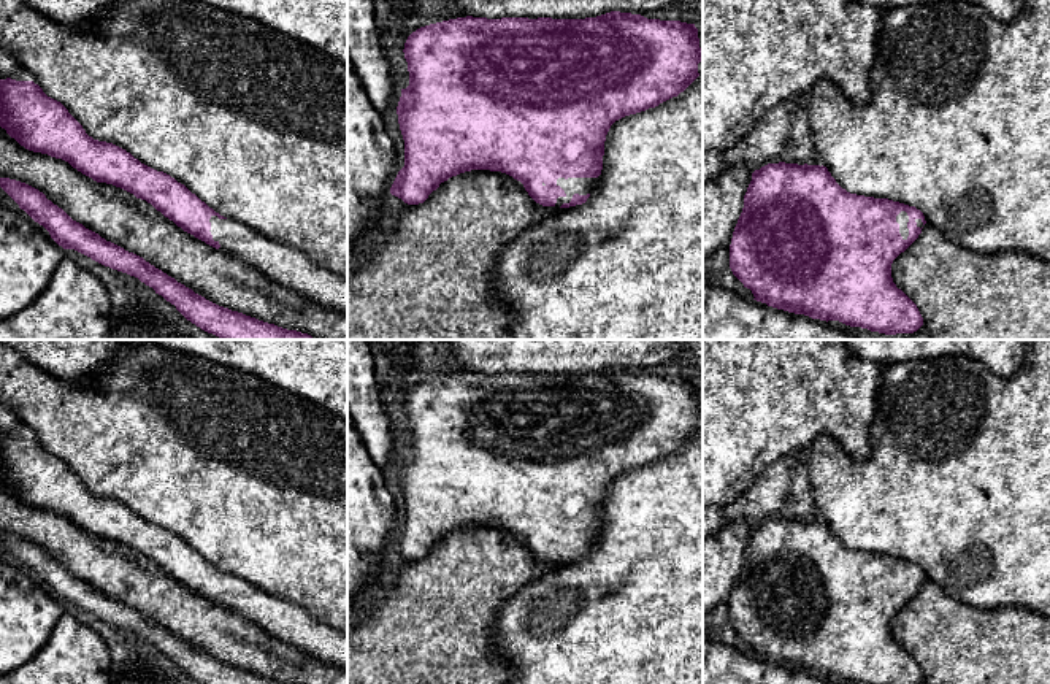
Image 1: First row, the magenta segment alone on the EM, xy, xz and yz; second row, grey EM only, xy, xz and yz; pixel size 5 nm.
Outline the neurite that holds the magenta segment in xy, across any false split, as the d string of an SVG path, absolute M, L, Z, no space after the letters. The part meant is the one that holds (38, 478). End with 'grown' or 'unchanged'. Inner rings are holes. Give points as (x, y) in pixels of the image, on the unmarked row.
M0 435L0 482L25 505L62 514L97 538L113 540L146 555L184 587L235 611L306 657L347 670L346 633L317 621L295 603L271 597L244 579L220 571L184 540L141 519L125 505L94 495L60 457L48 452L33 436Z; grown

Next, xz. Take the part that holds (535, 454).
M620 367L585 375L457 373L417 384L408 392L403 408L408 417L409 441L401 444L397 470L404 495L404 522L398 527L390 549L408 560L423 559L441 538L471 525L501 527L512 532L520 536L528 551L542 562L569 563L582 560L590 552L596 533L601 530L604 497L611 481L625 471L655 463L677 452L699 432L698 419L703 416L703 405L699 403L698 384L695 379L647 375L641 370Z; grown

